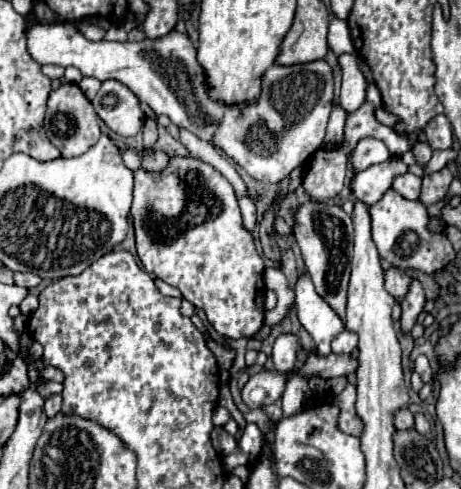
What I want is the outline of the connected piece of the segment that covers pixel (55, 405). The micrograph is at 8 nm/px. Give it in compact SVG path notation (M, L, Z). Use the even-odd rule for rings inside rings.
M59 393L49 395L49 397L45 399L45 413L47 413L47 417L57 415L57 413L61 411L61 403L63 403L63 399L61 399L61 395L59 395Z

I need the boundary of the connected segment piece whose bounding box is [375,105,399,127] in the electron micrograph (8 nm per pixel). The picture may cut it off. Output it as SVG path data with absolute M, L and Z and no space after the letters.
M379 105L375 115L377 115L377 119L379 119L383 125L387 125L387 127L395 127L395 125L399 123L399 117L393 115L393 113L389 113L389 111L385 109L385 105Z

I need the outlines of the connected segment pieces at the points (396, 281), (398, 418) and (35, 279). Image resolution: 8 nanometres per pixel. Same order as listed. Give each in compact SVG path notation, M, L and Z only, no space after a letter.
M389 267L389 269L383 271L383 277L385 277L385 289L393 297L397 297L397 299L405 297L405 291L409 287L409 275L405 271L395 269L395 267Z
M409 409L397 411L397 415L395 415L395 427L397 427L399 431L413 429L413 427L415 427L415 417L413 417L413 413L411 413Z
M15 273L15 283L21 285L21 287L27 287L27 289L33 289L41 283L43 279L35 273Z

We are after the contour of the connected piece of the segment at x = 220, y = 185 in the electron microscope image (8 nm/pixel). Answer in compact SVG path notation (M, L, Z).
M173 157L169 167L161 173L149 173L145 169L135 171L131 215L137 255L147 273L177 287L187 301L205 311L211 327L223 337L251 337L261 329L265 315L265 265L255 249L253 237L243 227L235 191L219 171L193 157Z

